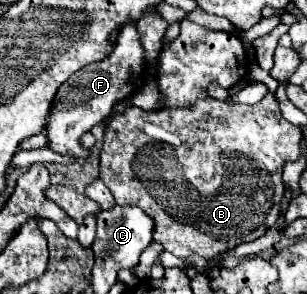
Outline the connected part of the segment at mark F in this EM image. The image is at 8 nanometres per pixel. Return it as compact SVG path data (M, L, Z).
M128 22L120 30L114 52L108 58L104 58L102 62L84 66L66 84L60 86L52 112L48 116L48 124L46 124L50 148L58 154L90 156L90 150L86 146L82 146L82 142L80 142L82 134L90 132L92 126L96 126L100 120L104 120L112 112L114 104L130 98L130 94L142 86L144 64L146 64L146 50L140 42L140 34L136 30L136 24Z

